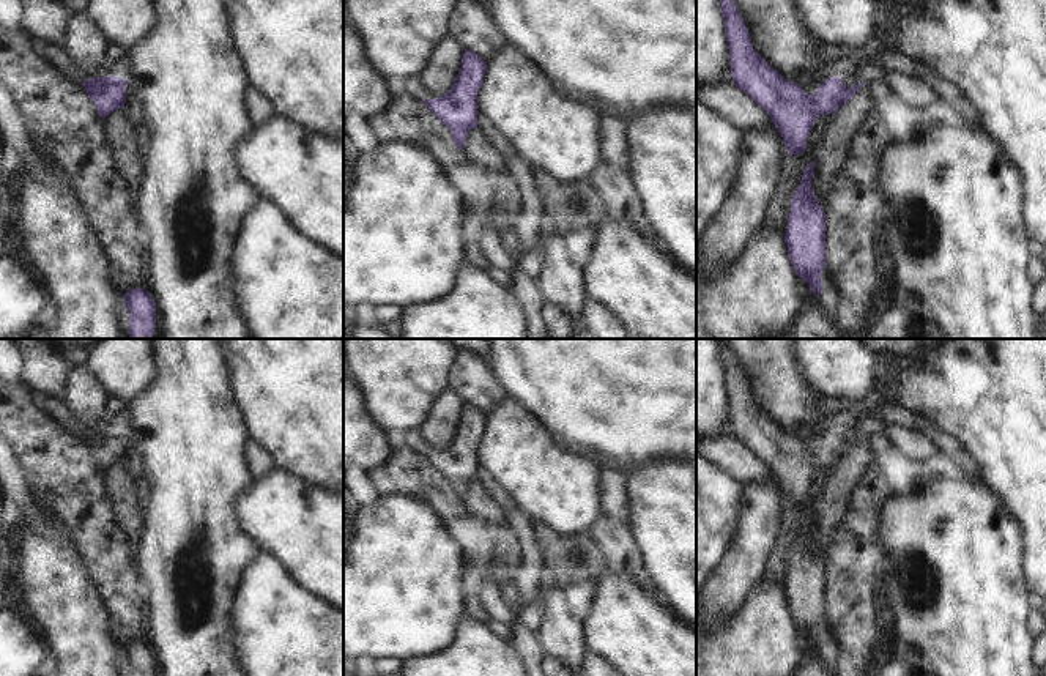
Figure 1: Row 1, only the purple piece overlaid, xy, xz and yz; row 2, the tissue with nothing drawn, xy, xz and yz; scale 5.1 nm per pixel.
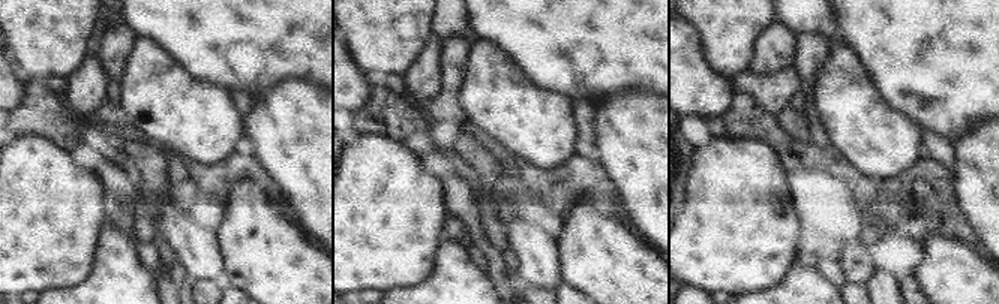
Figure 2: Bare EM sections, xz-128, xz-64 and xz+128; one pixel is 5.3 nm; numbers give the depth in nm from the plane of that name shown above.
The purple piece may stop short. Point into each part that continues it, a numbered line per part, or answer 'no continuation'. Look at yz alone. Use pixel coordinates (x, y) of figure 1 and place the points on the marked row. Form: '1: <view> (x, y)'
no continuation

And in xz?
1: xz (411, 85)

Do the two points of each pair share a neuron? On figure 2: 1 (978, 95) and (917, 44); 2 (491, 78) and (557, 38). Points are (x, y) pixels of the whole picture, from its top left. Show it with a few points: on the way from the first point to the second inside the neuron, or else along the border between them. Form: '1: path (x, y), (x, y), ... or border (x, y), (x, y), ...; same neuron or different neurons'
1: path (963, 80), (932, 48); same neuron
2: border (488, 42), (500, 47), (542, 87); different neurons

